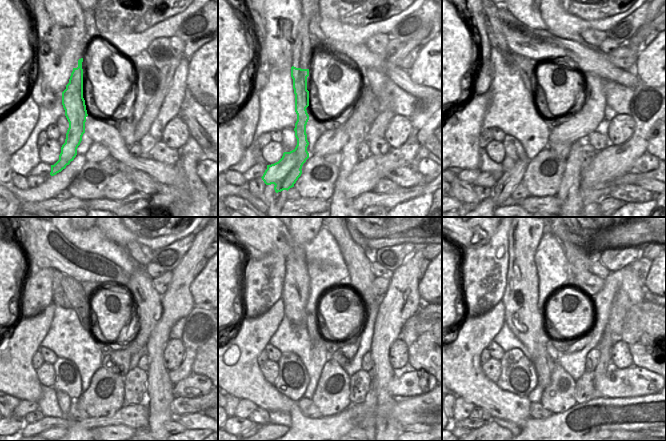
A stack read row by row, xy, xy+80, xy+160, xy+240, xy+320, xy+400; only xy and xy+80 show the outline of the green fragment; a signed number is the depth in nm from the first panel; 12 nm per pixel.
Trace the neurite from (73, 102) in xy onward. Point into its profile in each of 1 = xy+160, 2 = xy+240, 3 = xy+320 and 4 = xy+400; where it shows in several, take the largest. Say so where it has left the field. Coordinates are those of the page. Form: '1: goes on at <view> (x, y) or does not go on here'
1: goes on at xy+160 (509, 180)
2: goes on at xy+240 (25, 406)
3: goes on at xy+320 (245, 407)
4: goes on at xy+400 (462, 409)

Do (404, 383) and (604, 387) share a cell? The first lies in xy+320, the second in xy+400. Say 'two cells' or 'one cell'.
one cell

